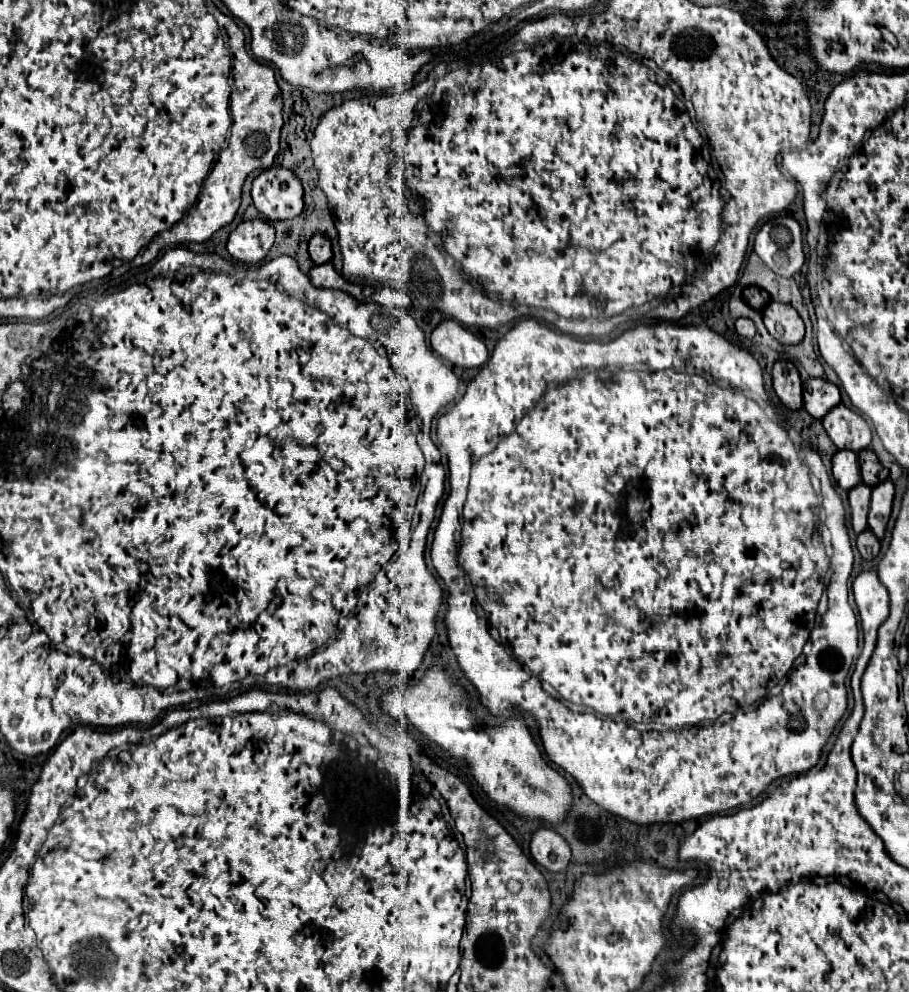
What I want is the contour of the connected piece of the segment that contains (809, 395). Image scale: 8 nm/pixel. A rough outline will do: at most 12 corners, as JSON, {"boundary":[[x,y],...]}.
{"boundary":[[809,379],[803,389],[803,407],[823,419],[841,403],[837,385]]}

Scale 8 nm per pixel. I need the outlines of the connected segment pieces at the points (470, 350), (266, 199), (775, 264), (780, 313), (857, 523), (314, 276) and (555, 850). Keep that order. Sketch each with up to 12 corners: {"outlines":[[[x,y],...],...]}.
{"outlines":[[[457,321],[431,333],[433,351],[459,367],[481,367],[487,347]],[[285,167],[253,179],[253,203],[269,221],[303,211],[303,187]],[[767,221],[755,253],[779,277],[805,263],[801,225]],[[769,303],[767,331],[781,345],[799,345],[805,325],[795,309]],[[871,489],[849,491],[851,525],[859,535],[867,529]],[[331,263],[313,267],[315,287],[339,289],[361,301],[361,285],[353,285]],[[553,829],[533,835],[531,855],[553,873],[567,869],[571,849]]]}

